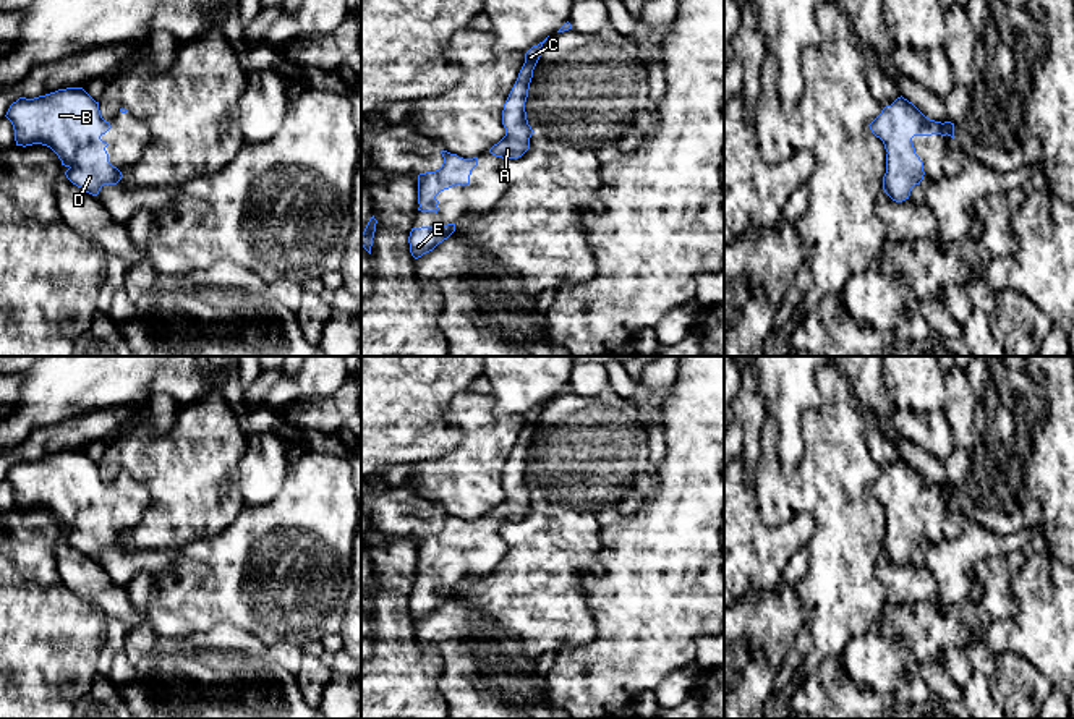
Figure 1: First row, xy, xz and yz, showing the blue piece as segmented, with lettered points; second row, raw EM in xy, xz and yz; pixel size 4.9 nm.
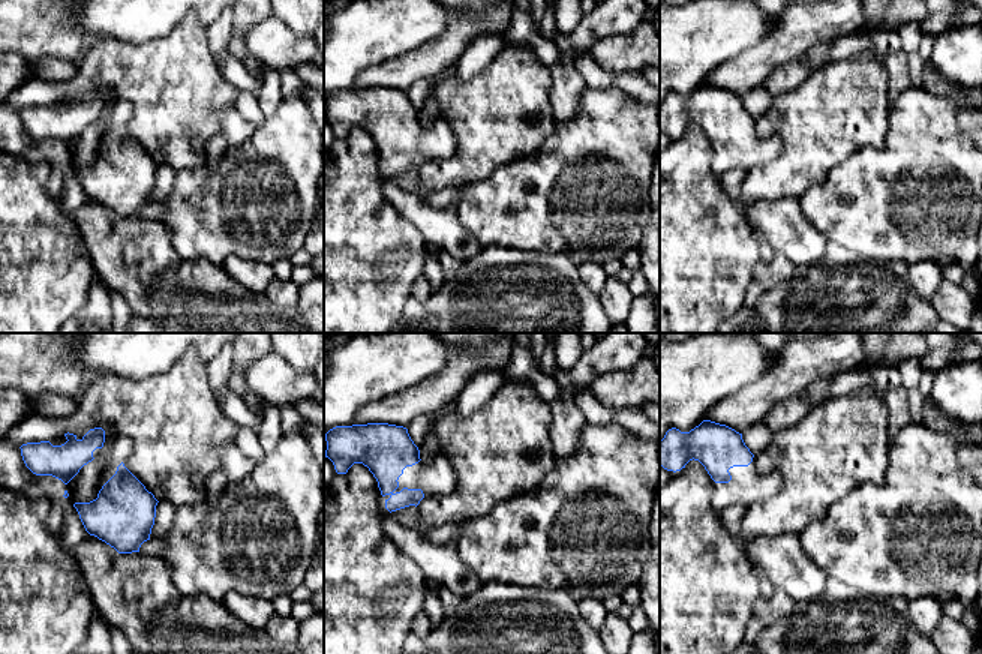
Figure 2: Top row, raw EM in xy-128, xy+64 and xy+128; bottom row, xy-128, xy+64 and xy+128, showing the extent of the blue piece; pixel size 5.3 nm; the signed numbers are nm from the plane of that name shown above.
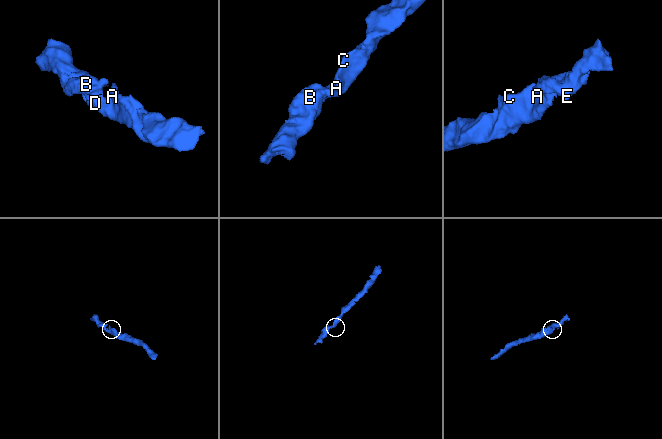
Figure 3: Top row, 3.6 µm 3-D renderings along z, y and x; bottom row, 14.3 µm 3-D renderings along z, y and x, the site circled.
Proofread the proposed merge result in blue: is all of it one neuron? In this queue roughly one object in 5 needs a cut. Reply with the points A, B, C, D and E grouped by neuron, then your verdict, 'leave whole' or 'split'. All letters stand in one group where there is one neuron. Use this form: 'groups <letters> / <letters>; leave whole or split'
groups A B C D E; leave whole

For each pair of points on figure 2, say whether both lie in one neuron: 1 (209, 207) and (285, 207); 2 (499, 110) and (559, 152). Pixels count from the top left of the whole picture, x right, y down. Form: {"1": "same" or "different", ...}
{"1": "same", "2": "different"}

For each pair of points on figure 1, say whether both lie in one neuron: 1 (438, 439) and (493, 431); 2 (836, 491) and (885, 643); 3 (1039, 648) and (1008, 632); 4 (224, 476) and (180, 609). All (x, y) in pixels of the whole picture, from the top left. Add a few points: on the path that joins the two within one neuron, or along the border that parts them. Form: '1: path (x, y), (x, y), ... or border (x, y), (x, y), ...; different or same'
1: border (449, 400), (446, 420), (462, 439), (434, 460); different
2: border (888, 601), (882, 616), (864, 633), (848, 643); different
3: path (1031, 640), (1024, 633), (1016, 633); same
4: border (237, 515), (217, 533), (190, 541), (180, 549); different

